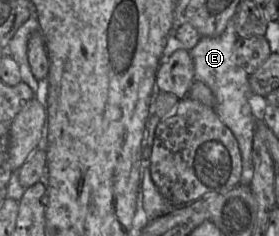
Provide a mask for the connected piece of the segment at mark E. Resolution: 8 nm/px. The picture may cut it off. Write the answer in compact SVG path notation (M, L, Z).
M234 17L228 22L224 32L217 37L202 37L197 45L189 50L195 69L195 80L207 85L213 92L217 104L214 111L220 120L234 134L242 157L242 174L239 185L250 185L254 175L253 138L258 121L263 121L262 98L256 96L249 83L249 75L238 65L235 55L237 33Z

